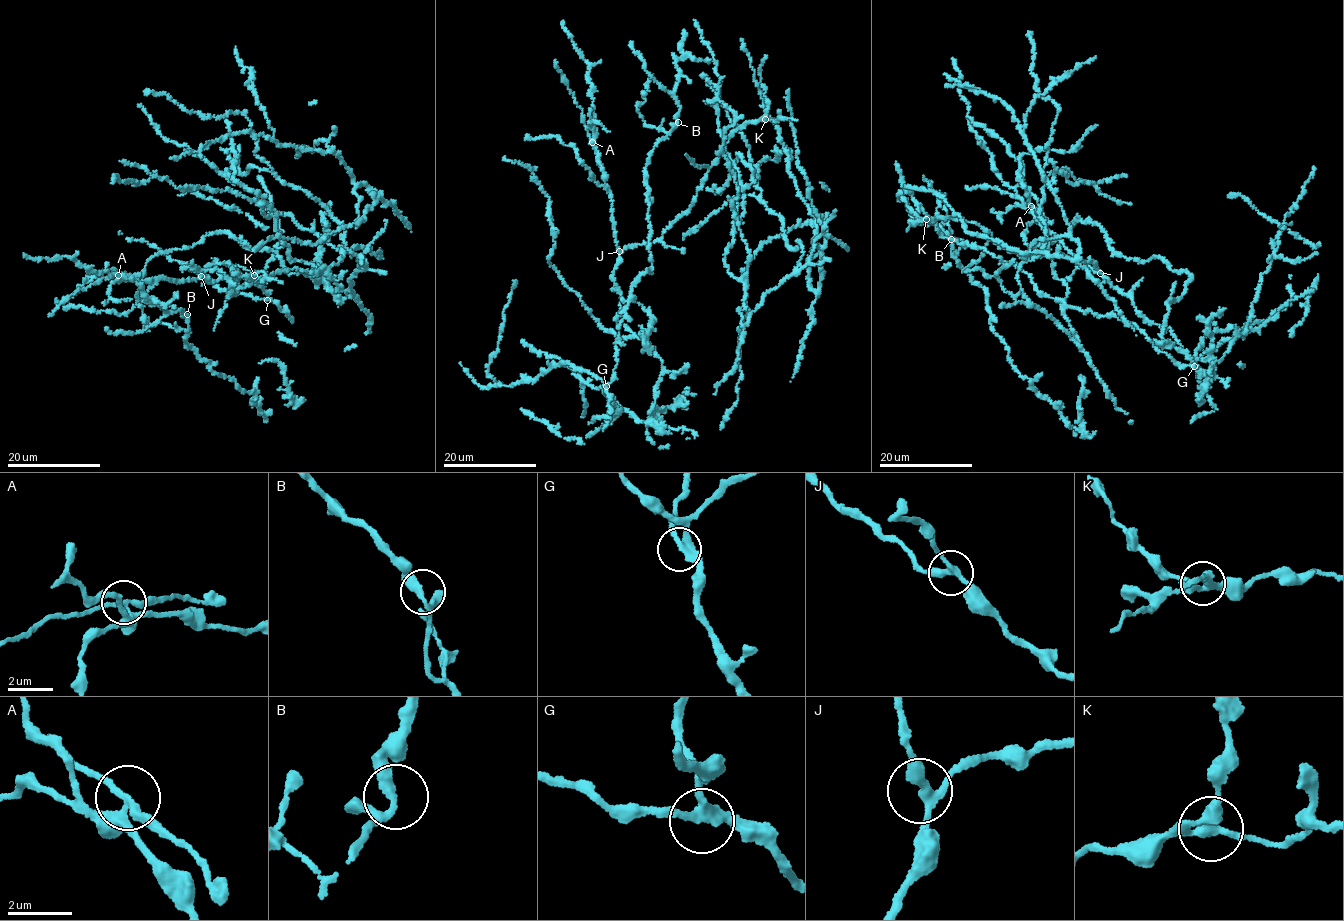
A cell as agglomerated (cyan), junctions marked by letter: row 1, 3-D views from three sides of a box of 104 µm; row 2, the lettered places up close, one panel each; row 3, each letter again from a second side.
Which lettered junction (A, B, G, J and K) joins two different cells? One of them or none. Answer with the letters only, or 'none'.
A

